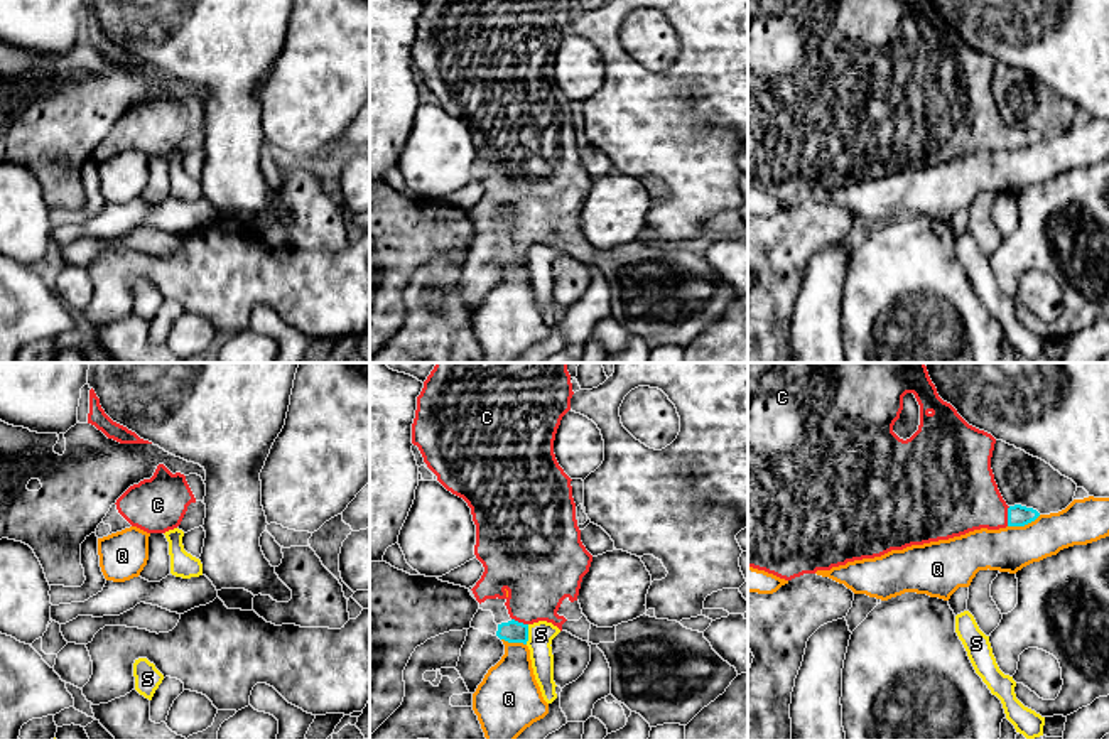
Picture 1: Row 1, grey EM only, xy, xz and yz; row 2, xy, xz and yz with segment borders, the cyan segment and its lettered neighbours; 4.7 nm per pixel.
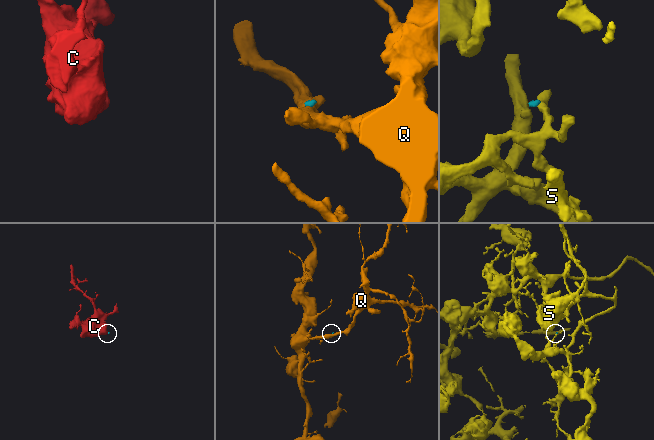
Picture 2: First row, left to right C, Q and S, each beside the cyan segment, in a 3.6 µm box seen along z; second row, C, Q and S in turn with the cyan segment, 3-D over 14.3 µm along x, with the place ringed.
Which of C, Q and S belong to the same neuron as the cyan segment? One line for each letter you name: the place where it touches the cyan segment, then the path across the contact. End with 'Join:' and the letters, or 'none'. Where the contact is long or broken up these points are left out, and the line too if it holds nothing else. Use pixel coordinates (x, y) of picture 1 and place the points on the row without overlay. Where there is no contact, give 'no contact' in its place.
C: yz (1008, 139) | across yz (1018, 137), (1008, 139), (996, 137), (961, 117)
Join: C

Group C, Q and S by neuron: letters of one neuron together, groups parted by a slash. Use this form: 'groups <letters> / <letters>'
groups C / Q / S

